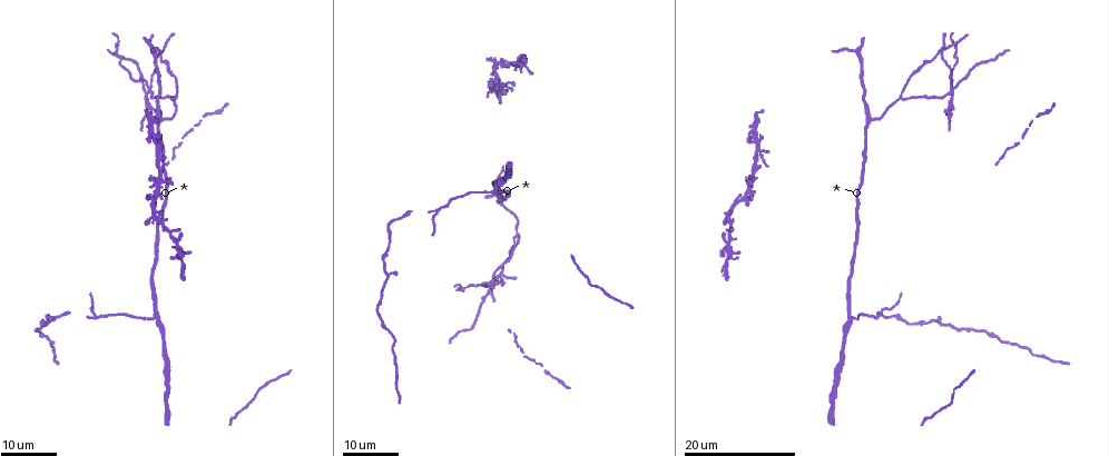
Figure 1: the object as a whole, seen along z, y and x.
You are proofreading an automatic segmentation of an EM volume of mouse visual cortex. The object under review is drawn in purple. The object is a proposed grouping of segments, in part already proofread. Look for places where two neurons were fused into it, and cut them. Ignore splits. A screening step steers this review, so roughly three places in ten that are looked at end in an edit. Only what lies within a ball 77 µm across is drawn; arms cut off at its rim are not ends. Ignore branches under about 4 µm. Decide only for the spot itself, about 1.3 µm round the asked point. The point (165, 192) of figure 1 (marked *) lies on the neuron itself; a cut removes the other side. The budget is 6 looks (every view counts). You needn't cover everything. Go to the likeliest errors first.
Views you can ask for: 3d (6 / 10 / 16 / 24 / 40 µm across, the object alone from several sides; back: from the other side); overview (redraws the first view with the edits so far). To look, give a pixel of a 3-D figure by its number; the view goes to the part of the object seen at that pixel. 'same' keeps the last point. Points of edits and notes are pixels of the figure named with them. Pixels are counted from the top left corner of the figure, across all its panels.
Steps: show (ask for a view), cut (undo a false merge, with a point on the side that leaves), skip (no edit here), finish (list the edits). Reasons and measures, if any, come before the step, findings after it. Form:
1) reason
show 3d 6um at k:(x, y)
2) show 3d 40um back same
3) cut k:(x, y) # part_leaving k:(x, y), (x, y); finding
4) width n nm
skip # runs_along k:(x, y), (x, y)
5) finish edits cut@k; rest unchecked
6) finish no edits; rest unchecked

looks like a crossing
show 3d 16um at 1:(952, 92)

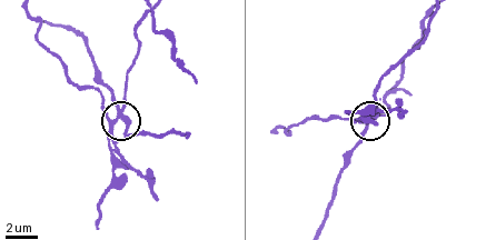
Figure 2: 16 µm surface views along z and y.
show 3d 6um at 2:(119, 118)

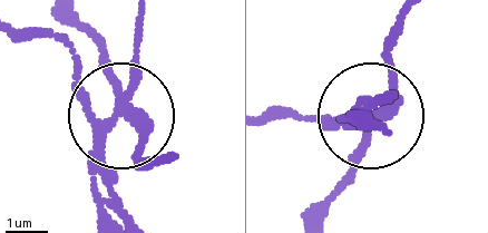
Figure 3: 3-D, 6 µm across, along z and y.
arms 5
cut 3:(115, 167) # part_leaving 3:(117, 105), (96, 112), (65, 48), (21, 34); two neurons meet here

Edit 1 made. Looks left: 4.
show overview

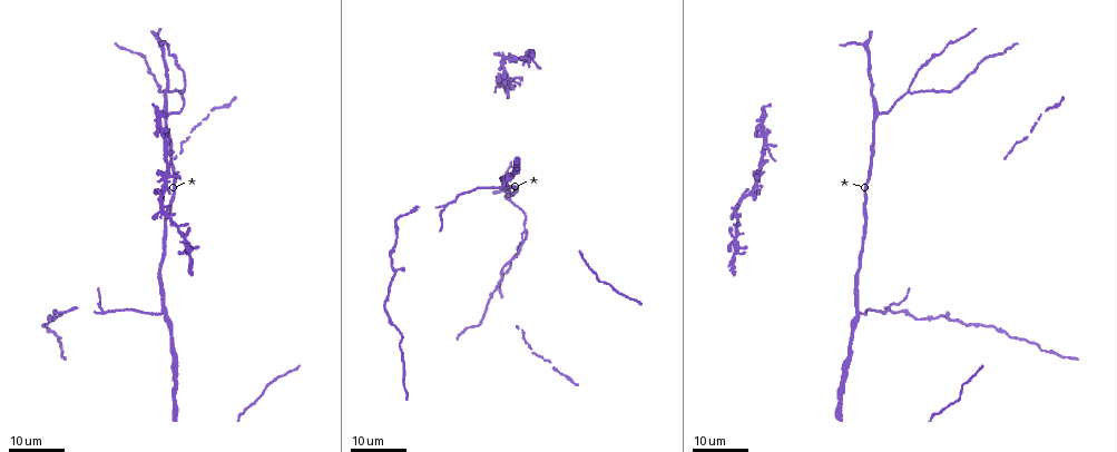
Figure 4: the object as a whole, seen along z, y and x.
three arms meet
show 3d 16um at 4:(103, 312)

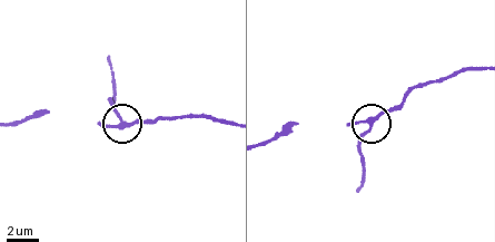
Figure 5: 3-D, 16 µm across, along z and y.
show 3d 10um at 5:(122, 123)

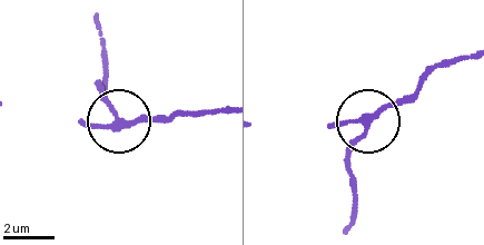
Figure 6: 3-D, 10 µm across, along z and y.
closer look
show 3d 6um at 6:(117, 119)

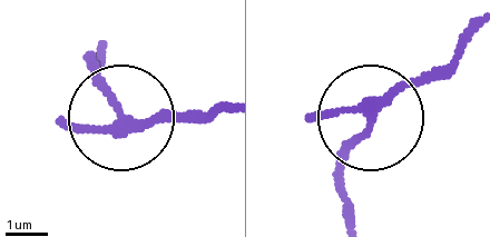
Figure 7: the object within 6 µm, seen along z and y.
skip # runs_along 7:(468, 43), (382, 107), (340, 178); all the same neuron

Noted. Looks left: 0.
finish edits cut@3; rest unchecked

